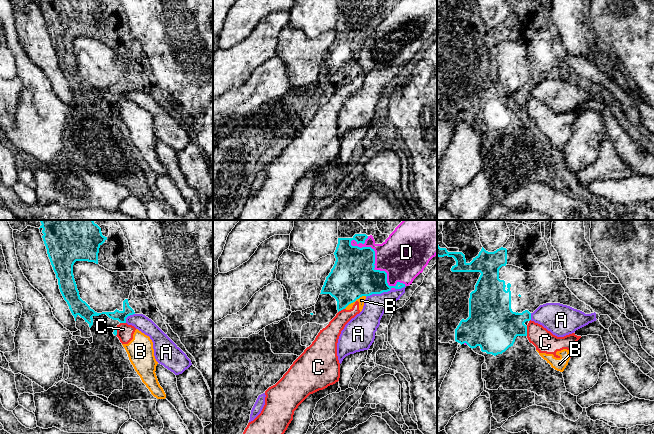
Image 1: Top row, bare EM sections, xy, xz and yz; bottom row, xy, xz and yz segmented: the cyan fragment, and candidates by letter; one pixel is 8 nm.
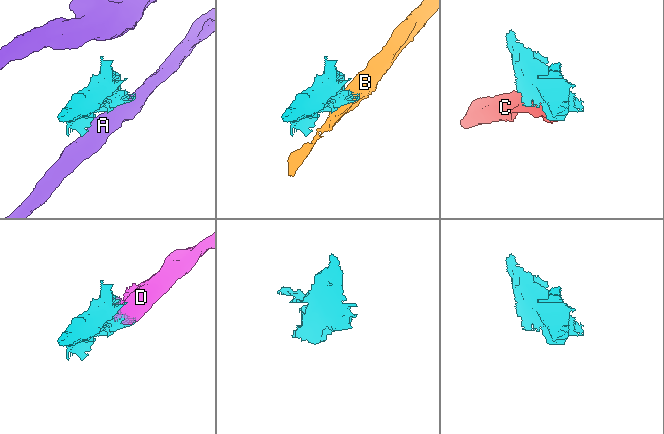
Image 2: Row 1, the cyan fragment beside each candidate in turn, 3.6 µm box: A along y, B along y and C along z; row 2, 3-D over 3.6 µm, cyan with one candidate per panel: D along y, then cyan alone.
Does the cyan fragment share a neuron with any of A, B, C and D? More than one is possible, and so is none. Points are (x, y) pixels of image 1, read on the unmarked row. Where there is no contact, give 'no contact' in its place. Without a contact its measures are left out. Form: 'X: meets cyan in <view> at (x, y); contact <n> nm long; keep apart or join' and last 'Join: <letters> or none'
A: meets cyan in xz at (378, 69); contact 220 nm long; keep apart
B: meets cyan in xz at (355, 76); contact 200 nm long; keep apart
C: meets cyan in yz at (526, 107); contact 80 nm long; keep apart
D: meets cyan in xz at (374, 43); contact 550 nm long; join
Join: D

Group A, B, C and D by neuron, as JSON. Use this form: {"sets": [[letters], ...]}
{"sets": [["A"], ["B", "C"], ["D"]]}

